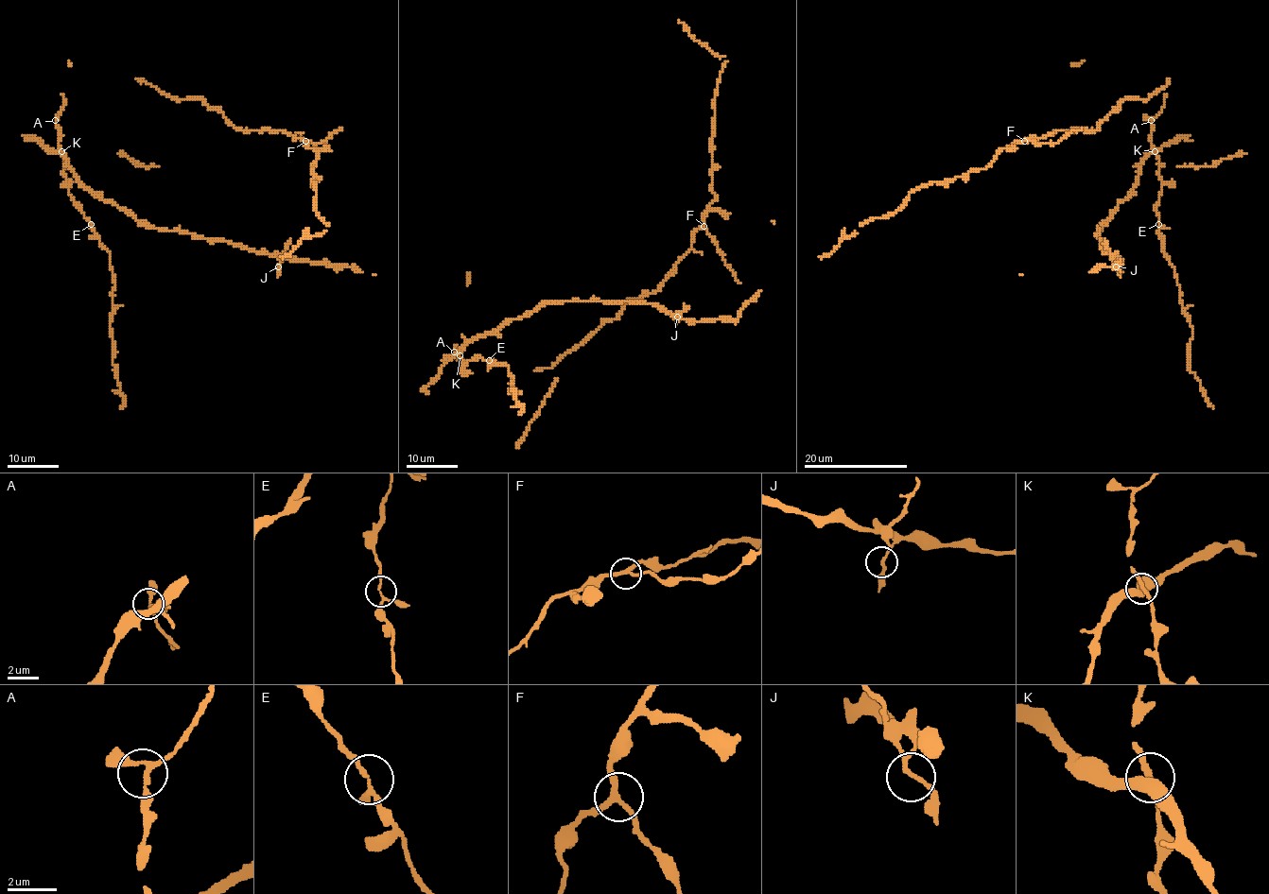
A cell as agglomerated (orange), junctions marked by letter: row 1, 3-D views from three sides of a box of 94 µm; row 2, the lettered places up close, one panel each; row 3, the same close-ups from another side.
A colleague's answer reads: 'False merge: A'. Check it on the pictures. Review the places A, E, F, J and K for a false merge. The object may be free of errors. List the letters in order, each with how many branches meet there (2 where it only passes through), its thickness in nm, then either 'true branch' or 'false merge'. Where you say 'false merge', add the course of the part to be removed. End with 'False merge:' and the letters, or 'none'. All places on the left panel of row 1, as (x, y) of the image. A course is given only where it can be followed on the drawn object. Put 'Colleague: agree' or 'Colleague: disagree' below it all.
A: branches 3; calibre 190 nm; true branch
E: branches 3; calibre 140 nm; true branch
F: branches 3; calibre 220 nm; true branch
J: branches 3; calibre 140 nm; true branch
K: branches 3; calibre 180 nm; true branch
False merge: none
Colleague: disagree

